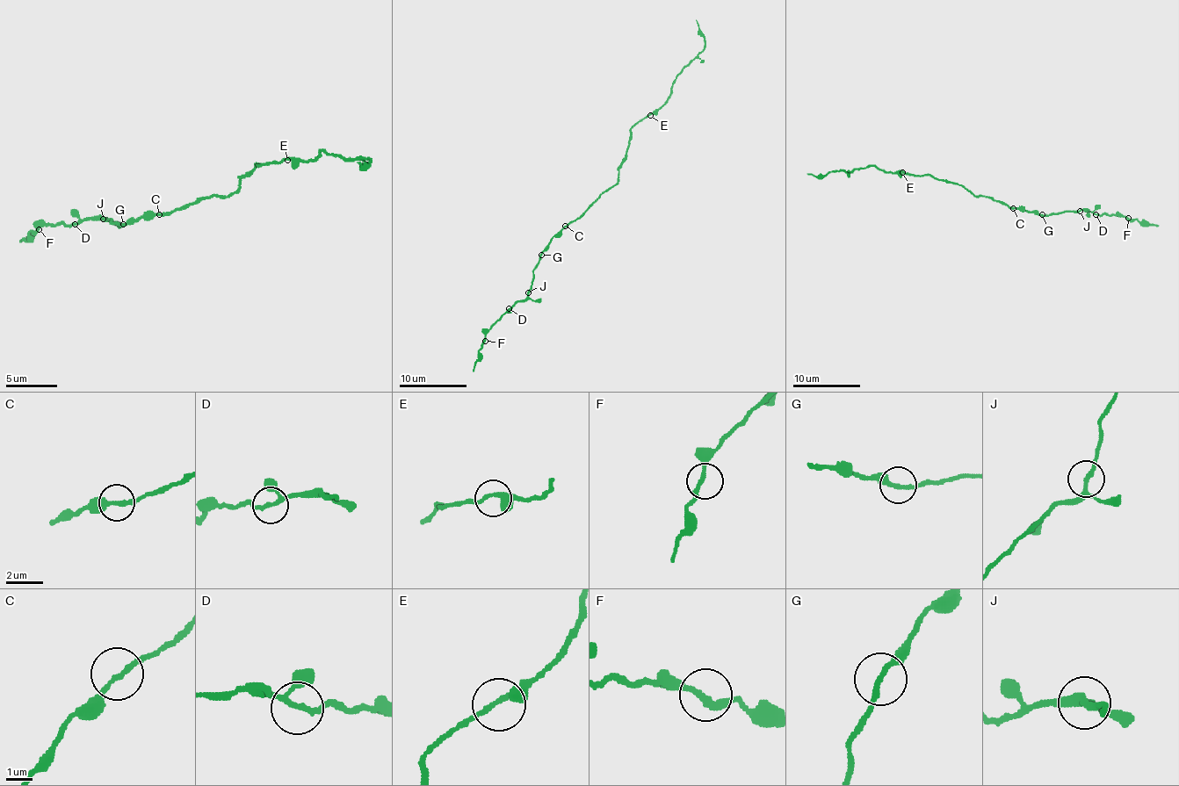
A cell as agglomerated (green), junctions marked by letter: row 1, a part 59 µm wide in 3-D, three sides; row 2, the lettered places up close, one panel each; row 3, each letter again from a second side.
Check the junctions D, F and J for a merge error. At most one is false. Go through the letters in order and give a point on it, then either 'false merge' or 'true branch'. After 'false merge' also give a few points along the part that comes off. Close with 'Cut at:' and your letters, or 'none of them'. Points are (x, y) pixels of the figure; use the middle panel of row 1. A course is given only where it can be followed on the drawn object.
D: place (509, 308); true branch
F: place (485, 341); true branch
J: place (528, 292); true branch
Cut at: none of them

